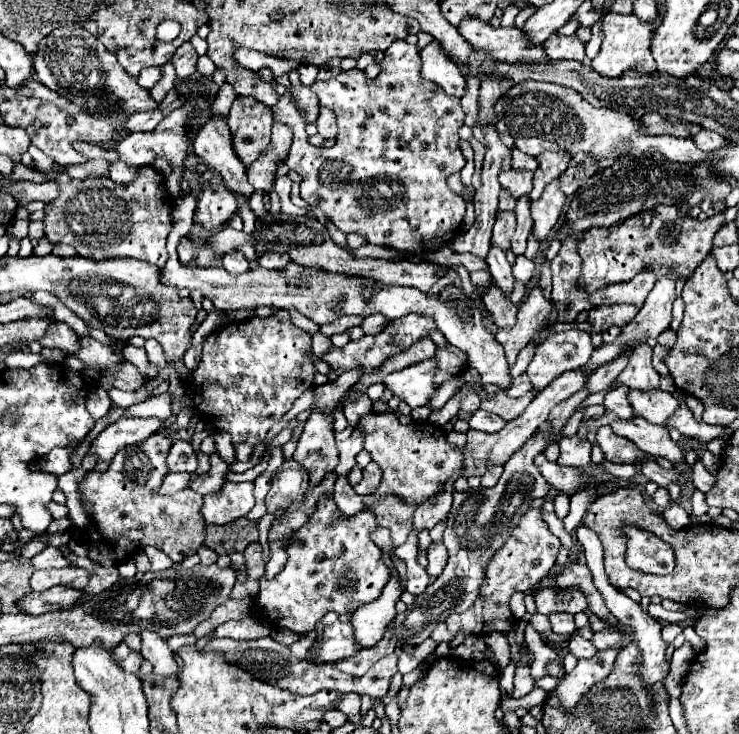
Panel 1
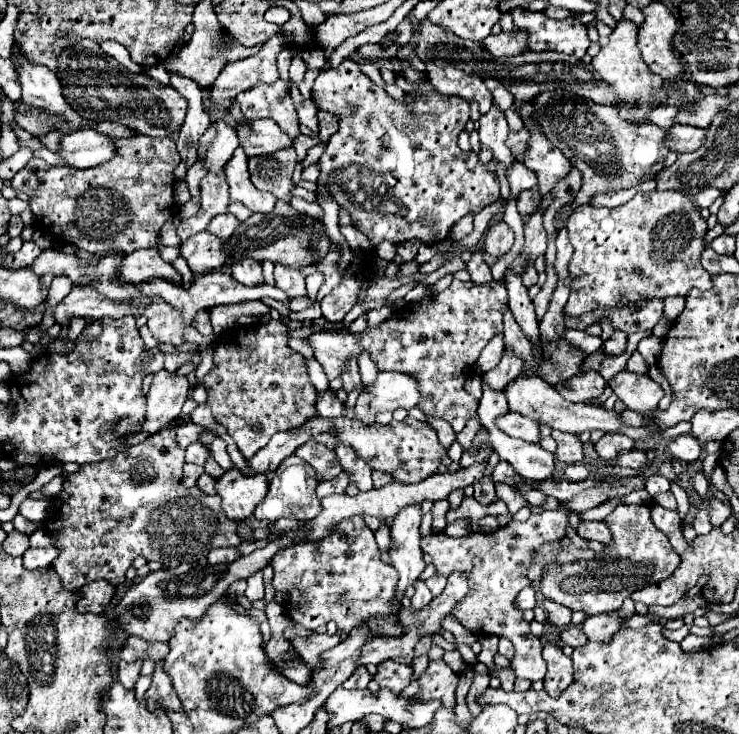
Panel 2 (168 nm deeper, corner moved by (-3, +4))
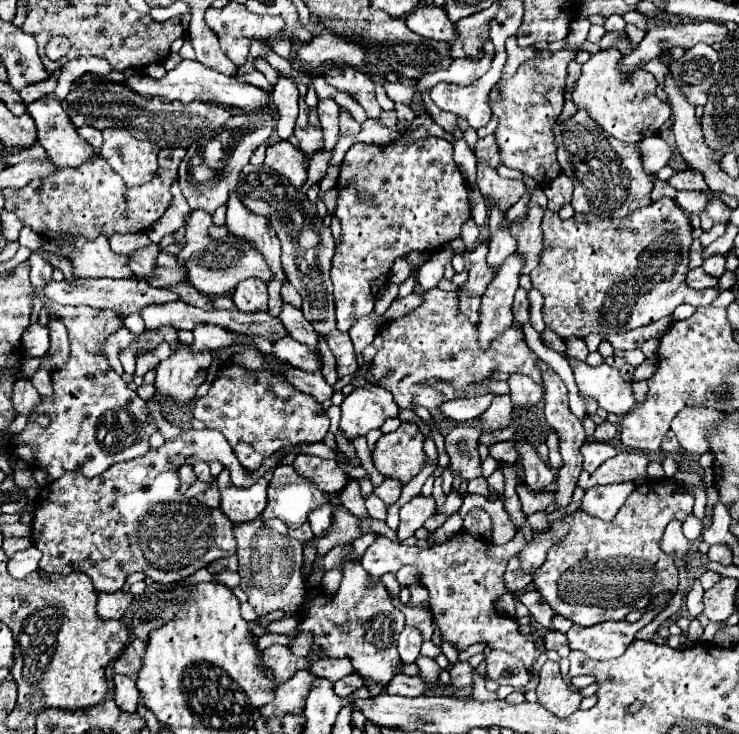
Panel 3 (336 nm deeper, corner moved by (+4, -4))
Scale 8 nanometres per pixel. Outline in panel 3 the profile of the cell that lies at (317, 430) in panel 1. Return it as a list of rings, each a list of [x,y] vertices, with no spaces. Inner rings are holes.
[[[300,454],[294,460],[294,470],[298,470],[298,474],[304,478],[310,478],[310,482],[314,482],[326,494],[340,492],[348,484],[346,472],[334,460]]]

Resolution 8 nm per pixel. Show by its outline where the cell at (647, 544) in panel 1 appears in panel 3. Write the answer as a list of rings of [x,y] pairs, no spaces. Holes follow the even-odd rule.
[[[654,480],[644,482],[644,494],[634,490],[614,520],[604,522],[582,510],[564,516],[562,520],[570,526],[568,534],[548,550],[548,558],[534,574],[534,586],[550,604],[550,608],[572,620],[578,626],[594,626],[606,620],[624,620],[630,610],[644,610],[652,598],[658,594],[674,594],[678,590],[678,568],[666,554],[660,552],[660,538],[670,520],[686,520],[692,514],[694,496],[682,484],[672,484],[672,480]]]

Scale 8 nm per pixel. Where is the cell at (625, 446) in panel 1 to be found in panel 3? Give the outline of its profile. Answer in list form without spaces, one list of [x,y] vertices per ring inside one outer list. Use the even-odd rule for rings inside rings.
[[[586,442],[580,454],[584,458],[584,470],[594,472],[602,462],[606,462],[608,458],[614,458],[618,452],[614,446],[604,444],[604,442]]]

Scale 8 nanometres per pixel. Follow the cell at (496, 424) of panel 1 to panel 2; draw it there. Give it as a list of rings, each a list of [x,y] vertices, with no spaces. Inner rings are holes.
[[[507,412],[505,416],[497,418],[497,428],[513,438],[521,438],[527,442],[539,442],[539,426],[531,418],[525,418],[521,414]]]

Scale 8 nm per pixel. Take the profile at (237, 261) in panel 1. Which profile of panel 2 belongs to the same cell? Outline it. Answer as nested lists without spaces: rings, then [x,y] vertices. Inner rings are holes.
[[[241,258],[241,260],[233,262],[231,276],[245,286],[259,286],[265,282],[263,274],[261,274],[261,264],[253,262],[253,258]]]

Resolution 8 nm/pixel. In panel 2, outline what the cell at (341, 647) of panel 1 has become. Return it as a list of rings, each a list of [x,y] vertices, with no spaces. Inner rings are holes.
[[[311,634],[311,636],[297,636],[291,640],[291,644],[295,646],[295,650],[299,652],[299,656],[303,658],[305,664],[309,666],[317,666],[321,662],[321,654],[335,648],[341,642],[339,634]]]

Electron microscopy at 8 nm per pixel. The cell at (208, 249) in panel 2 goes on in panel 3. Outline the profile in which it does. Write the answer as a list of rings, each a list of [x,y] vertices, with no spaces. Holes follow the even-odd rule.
[[[160,252],[154,264],[154,272],[150,276],[138,276],[140,280],[146,280],[154,288],[166,288],[170,284],[178,284],[186,280],[184,266],[176,266],[176,256]]]

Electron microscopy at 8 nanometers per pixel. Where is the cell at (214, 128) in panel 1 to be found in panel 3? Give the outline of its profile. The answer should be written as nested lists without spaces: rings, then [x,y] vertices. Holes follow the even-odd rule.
[[[236,194],[230,196],[226,206],[228,206],[226,226],[230,234],[250,242],[266,258],[266,264],[270,266],[274,280],[286,284],[286,274],[280,266],[280,242],[274,236],[274,230],[270,230],[270,222],[246,210]]]

